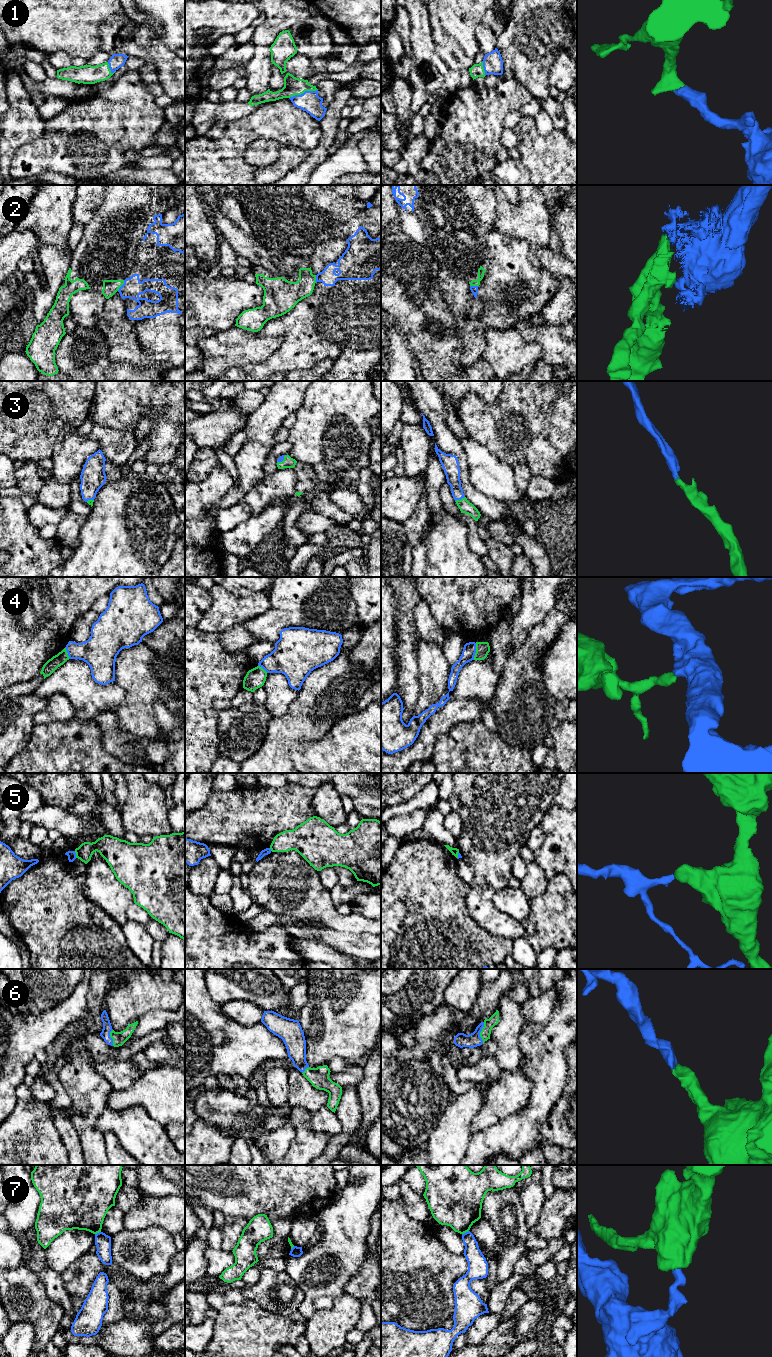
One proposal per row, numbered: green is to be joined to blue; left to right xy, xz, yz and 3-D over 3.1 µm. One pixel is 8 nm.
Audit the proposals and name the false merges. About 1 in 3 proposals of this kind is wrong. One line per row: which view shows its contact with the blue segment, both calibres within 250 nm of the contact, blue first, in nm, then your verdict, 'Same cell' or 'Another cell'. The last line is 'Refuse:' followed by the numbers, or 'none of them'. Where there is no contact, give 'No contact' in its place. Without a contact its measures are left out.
1: Touches blue in xz. Thickness 170 nm (blue) against 150 nm. Same cell
2: Touches blue in xy. Thickness 160 nm (blue) against 120 nm. Another cell
3: Touches blue in yz. Thickness 130 nm (blue) against 100 nm. Same cell
4: Touches blue in yz. Thickness 110 nm (blue) against 110 nm. Another cell
5: Touches blue in xy. Thickness 70 nm (blue) against 150 nm. Another cell
6: Touches blue in yz. Thickness 120 nm (blue) against 80 nm. Same cell
7: Touches blue in yz. Thickness 140 nm (blue) against 380 nm. Another cell
Refuse: 2, 4, 5, 7

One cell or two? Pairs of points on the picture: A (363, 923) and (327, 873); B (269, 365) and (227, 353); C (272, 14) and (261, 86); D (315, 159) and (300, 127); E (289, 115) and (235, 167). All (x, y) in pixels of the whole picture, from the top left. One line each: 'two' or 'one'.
A: two
B: two
C: one
D: two
E: one

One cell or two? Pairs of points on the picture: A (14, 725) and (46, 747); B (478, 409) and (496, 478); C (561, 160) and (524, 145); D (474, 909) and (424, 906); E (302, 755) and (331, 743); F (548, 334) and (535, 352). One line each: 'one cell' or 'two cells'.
A: two cells
B: two cells
C: one cell
D: two cells
E: one cell
F: two cells

